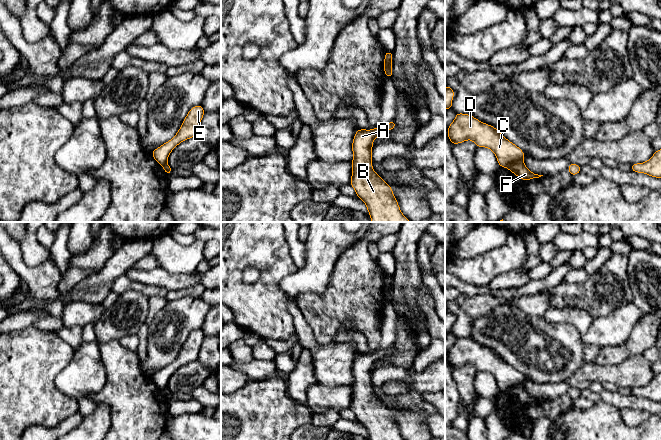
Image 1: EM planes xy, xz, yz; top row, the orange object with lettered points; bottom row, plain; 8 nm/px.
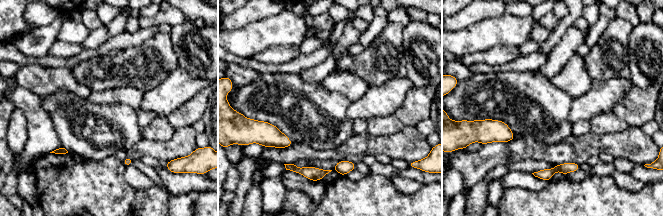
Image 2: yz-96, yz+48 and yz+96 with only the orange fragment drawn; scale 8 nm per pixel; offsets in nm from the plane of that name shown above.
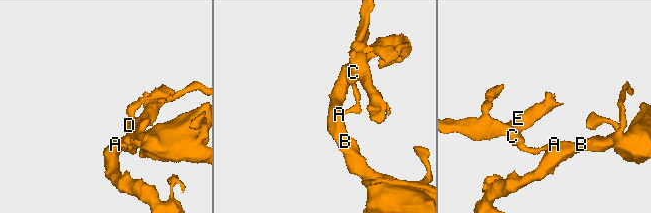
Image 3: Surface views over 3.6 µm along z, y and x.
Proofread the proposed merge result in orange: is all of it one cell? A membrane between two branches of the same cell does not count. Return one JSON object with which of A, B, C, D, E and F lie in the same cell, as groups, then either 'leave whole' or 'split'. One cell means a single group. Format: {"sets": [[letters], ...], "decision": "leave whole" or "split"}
{"sets": [["A", "B", "F"], ["C", "D", "E"]], "decision": "split"}

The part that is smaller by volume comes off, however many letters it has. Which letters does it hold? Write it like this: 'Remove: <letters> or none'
Remove: C, D, E

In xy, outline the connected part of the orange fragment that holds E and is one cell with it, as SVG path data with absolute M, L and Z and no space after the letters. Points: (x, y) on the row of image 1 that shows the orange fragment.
M202 105L193 106L183 120L176 135L171 140L152 151L151 154L158 164L161 166L167 164L168 157L176 146L181 142L198 135L198 130L204 113L205 111Z

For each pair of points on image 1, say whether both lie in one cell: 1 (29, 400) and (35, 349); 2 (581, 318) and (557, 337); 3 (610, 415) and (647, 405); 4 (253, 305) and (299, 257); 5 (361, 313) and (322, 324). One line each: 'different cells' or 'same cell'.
1: same cell
2: different cells
3: different cells
4: different cells
5: same cell

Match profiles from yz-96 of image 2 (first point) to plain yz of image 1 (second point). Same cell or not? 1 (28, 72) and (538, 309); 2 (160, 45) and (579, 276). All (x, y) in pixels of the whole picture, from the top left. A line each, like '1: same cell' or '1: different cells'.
1: same cell
2: different cells

